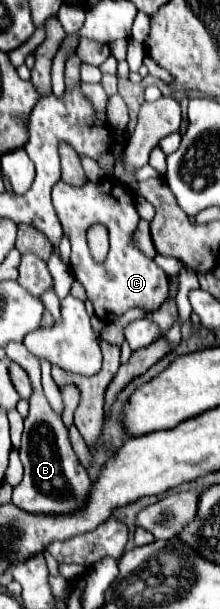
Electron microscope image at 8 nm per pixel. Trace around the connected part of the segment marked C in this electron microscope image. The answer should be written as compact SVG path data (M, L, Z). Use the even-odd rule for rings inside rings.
M57 182L53 186L53 206L57 218L63 226L63 234L71 242L71 270L75 278L85 286L87 298L95 306L95 314L105 324L111 324L115 318L123 316L129 308L141 306L149 312L157 310L167 298L167 274L157 268L157 264L145 258L133 244L131 232L139 222L139 214L135 210L133 194L119 182L93 184L85 182L83 186L71 186L67 182ZM91 224L103 224L109 232L109 254L105 262L97 264L87 248L85 232Z

